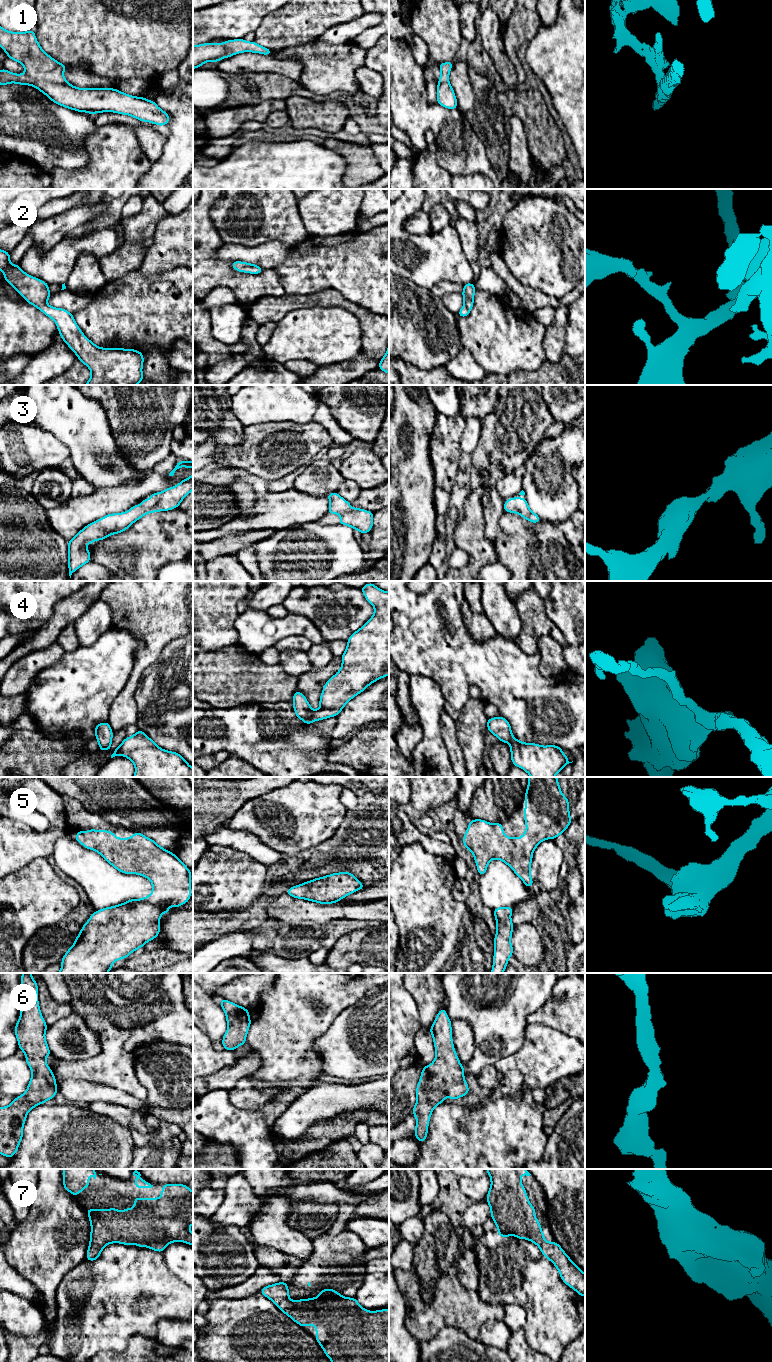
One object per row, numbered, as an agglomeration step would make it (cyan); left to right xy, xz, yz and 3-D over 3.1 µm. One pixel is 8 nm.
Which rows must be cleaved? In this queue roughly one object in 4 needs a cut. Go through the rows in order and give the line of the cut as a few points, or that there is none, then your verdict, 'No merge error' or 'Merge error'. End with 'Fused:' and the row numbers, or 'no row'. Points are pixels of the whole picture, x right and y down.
1: No split. No merge error
2: No split. No merge error
3: No split. No merge error
4: No split. No merge error
5: No split. No merge error
6: No split. No merge error
7: No split. No merge error
Fused: no row

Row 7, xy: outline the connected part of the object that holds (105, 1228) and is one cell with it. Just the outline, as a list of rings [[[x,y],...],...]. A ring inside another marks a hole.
[[[164,1184],[160,1198],[134,1198],[134,1207],[125,1208],[122,1212],[119,1208],[110,1209],[86,1209],[91,1224],[90,1243],[86,1258],[95,1261],[100,1257],[101,1251],[110,1243],[124,1245],[135,1244],[138,1247],[148,1247],[154,1251],[163,1252],[172,1242],[185,1242],[193,1246],[193,1234],[189,1227],[193,1224],[193,1191],[183,1184]]]

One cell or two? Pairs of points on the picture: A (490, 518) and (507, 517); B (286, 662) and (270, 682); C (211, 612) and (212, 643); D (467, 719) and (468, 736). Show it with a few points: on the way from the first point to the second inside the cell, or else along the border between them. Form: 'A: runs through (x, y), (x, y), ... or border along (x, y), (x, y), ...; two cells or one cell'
A: border along (504, 512), (499, 519), (499, 530), (495, 540); two cells
B: border along (278, 664), (287, 674), (297, 678); two cells
C: runs through (211, 620), (212, 635); one cell
D: runs through (468, 723), (468, 732); one cell

